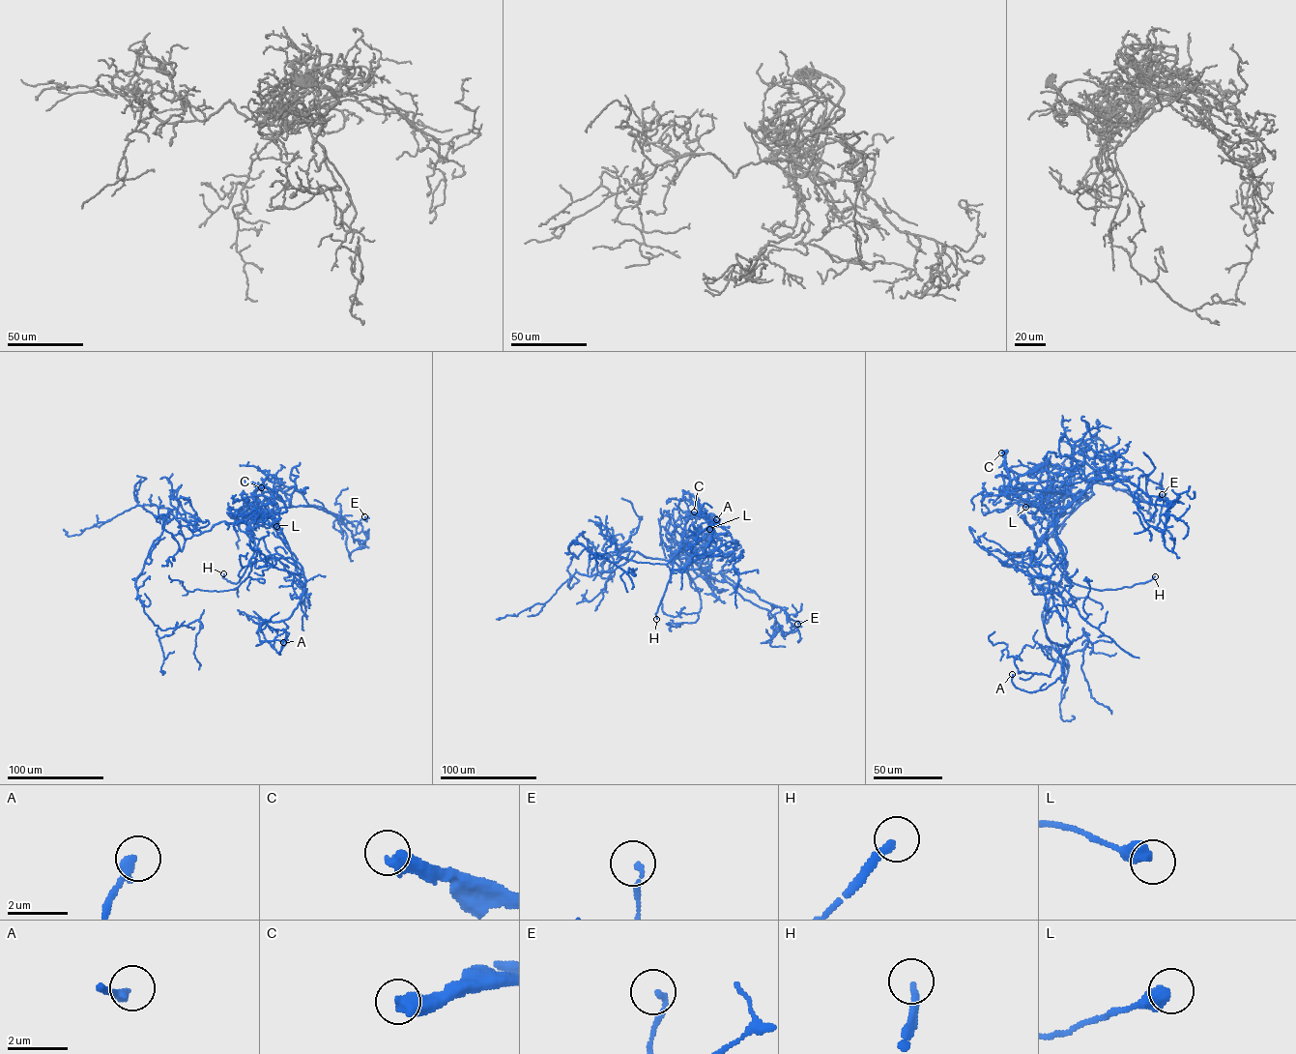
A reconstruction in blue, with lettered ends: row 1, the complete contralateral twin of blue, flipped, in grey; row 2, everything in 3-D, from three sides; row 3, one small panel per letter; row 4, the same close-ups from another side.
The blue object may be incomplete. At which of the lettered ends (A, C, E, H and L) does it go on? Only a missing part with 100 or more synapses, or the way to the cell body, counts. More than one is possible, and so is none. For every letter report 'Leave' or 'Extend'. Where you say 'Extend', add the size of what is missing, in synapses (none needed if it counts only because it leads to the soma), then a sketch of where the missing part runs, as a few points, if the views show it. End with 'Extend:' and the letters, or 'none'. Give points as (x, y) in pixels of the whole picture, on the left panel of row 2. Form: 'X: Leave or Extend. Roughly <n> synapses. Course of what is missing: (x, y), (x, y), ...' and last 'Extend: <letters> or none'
A: Leave
C: Extend
E: Leave
H: Extend. Roughly 140 synapses. Course of what is missing: (223, 573), (224, 570), (227, 579), (234, 584), (242, 609), (246, 612), (246, 619), (244, 620)
L: Leave
Extend: C, H

